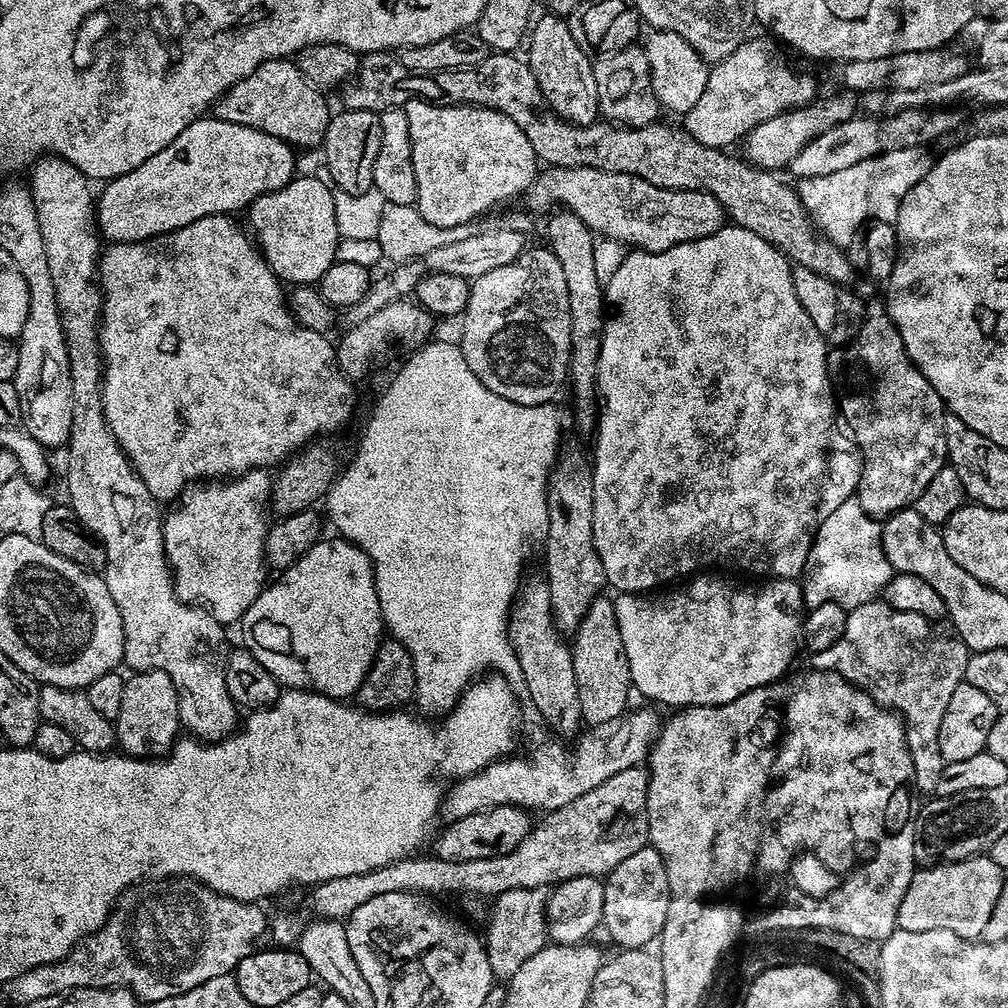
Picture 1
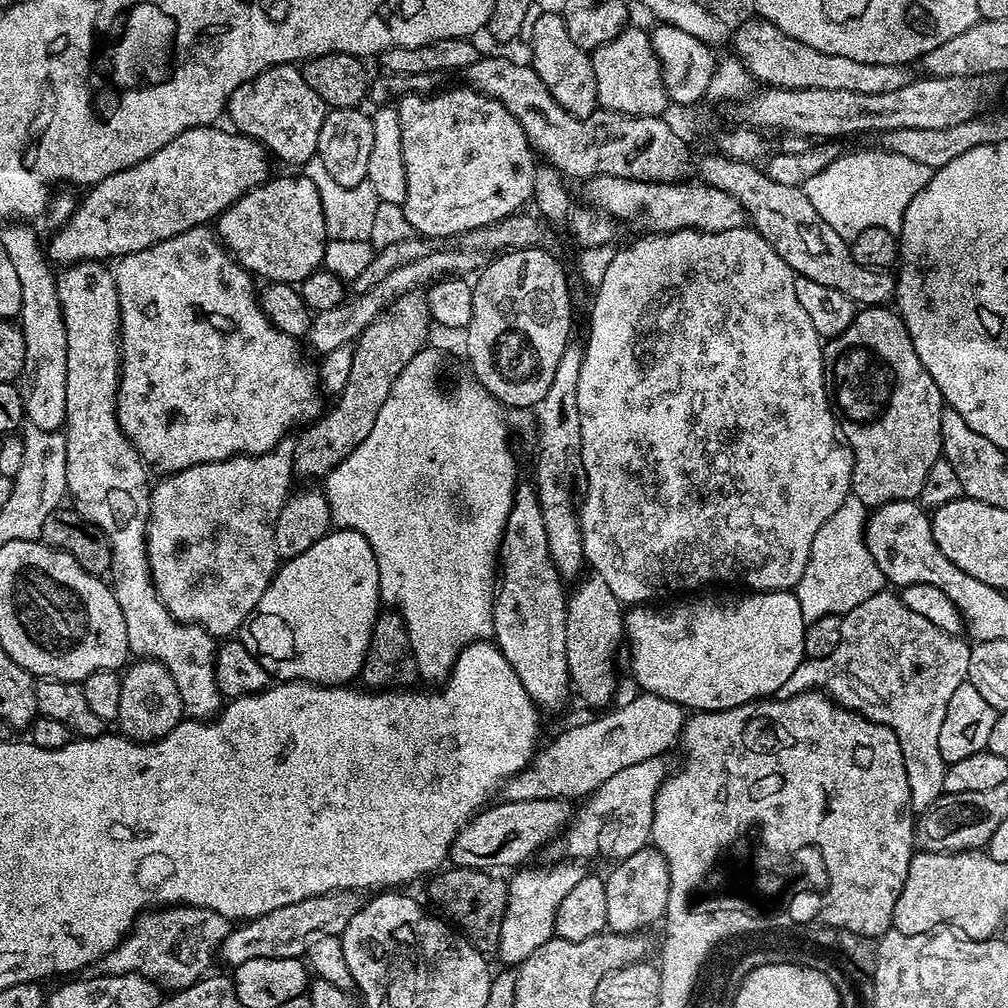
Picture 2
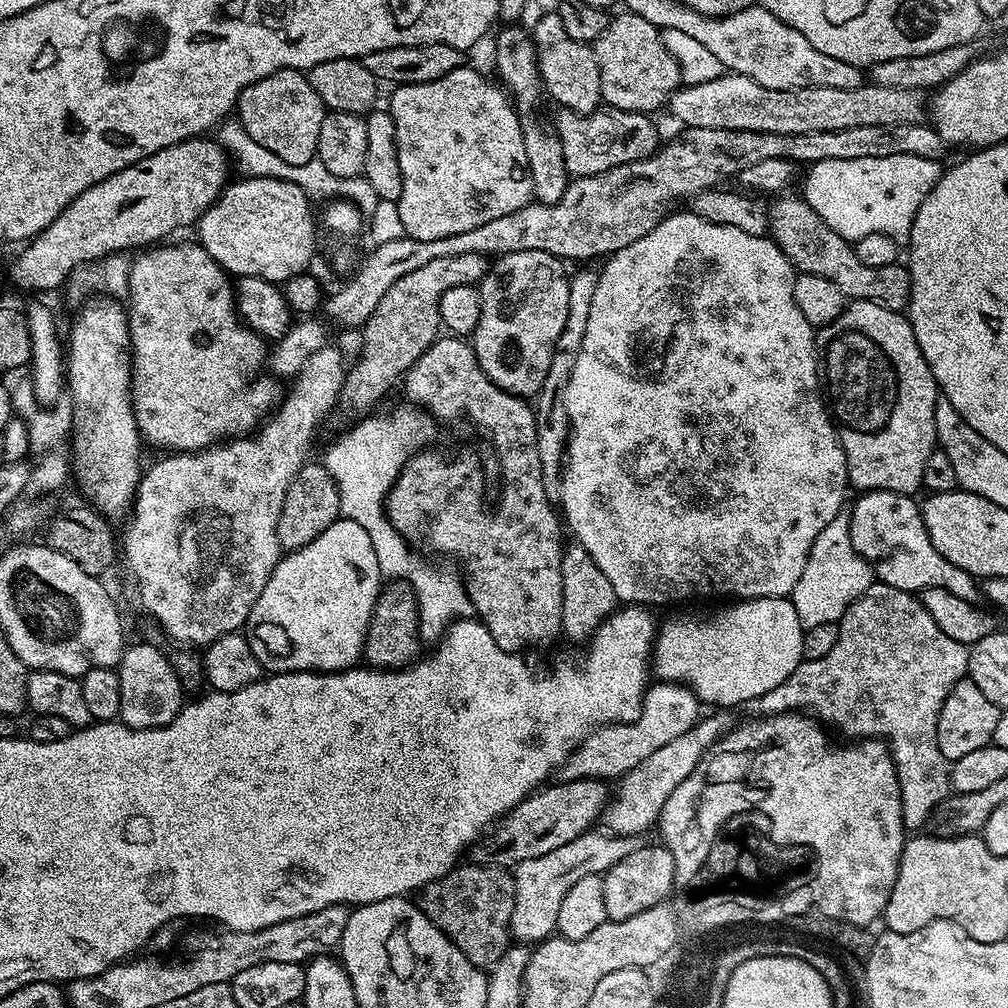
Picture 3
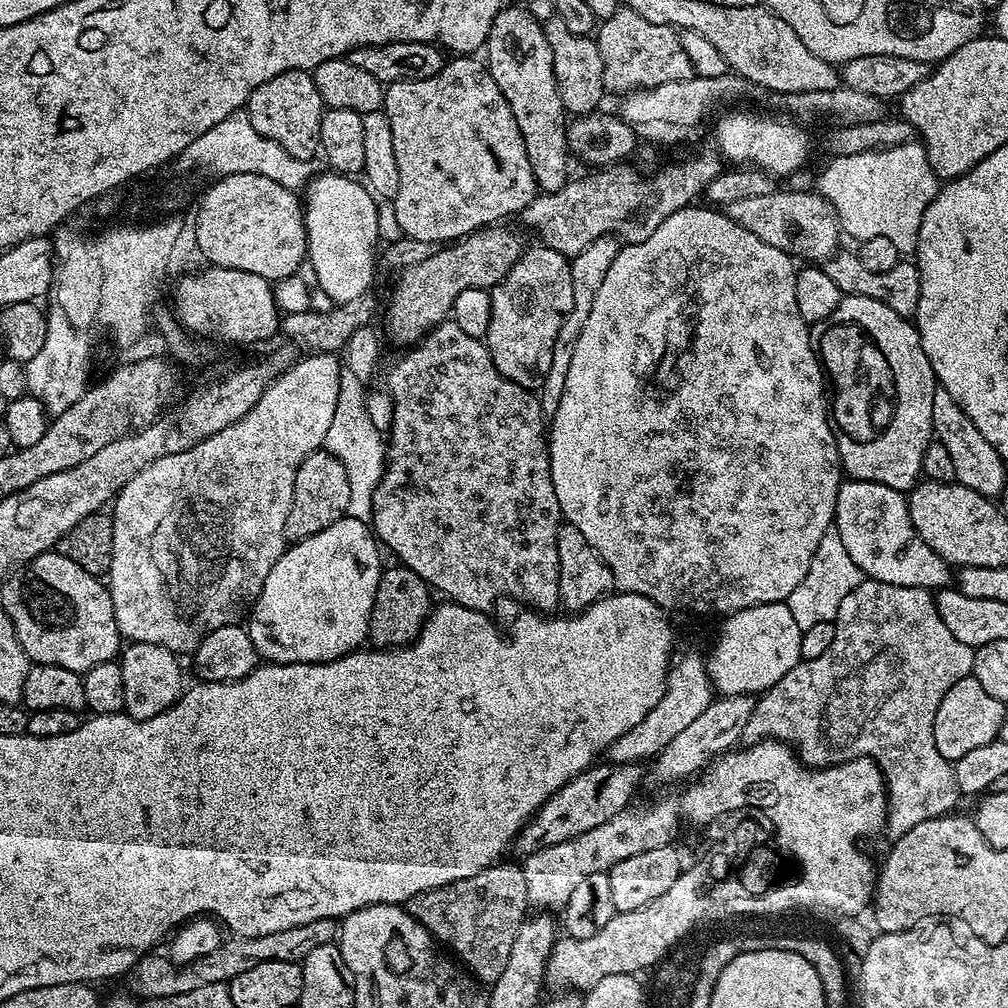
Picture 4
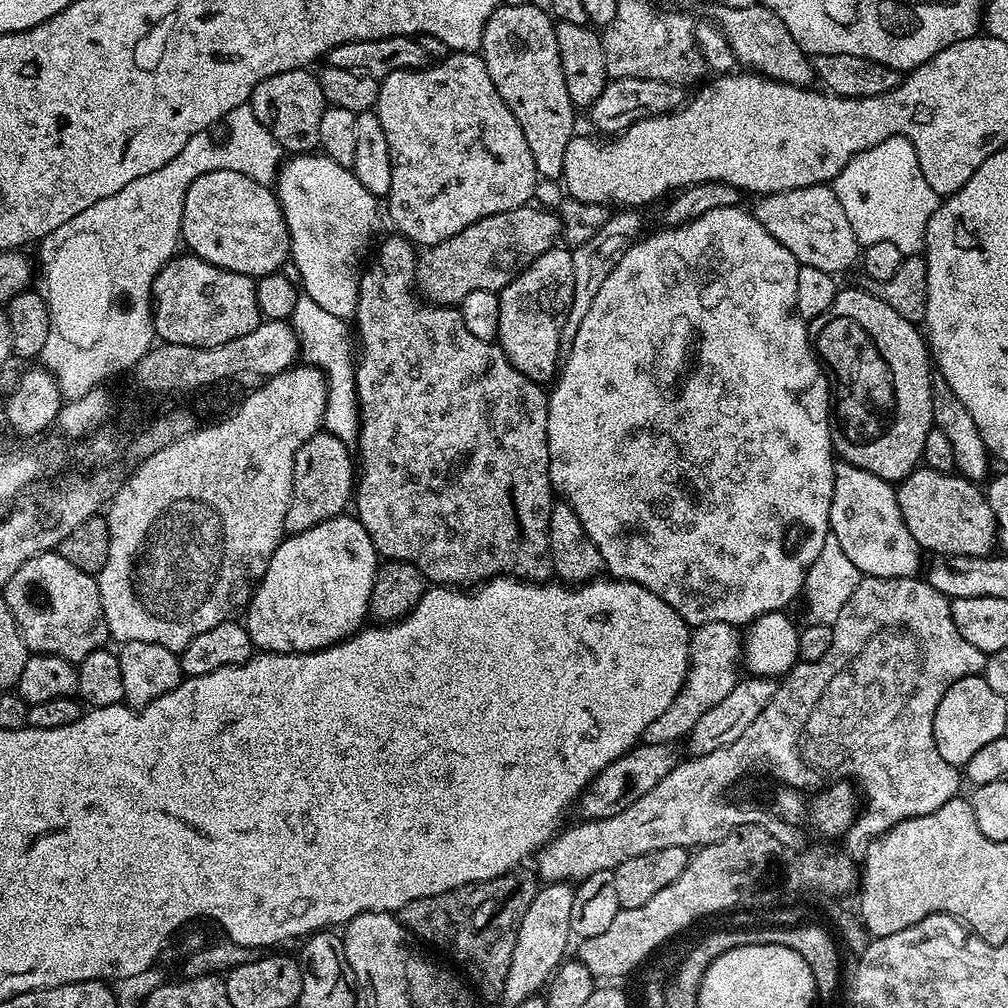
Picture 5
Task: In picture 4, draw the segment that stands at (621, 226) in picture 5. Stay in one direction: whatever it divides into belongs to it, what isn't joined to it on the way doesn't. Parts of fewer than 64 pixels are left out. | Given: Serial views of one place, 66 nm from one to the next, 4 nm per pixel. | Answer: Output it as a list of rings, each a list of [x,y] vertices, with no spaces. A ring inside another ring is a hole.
[[[603,236],[586,246],[582,254],[571,257],[570,286],[574,289],[574,306],[570,306],[570,314],[566,314],[566,322],[562,322],[562,330],[558,330],[558,338],[554,338],[554,358],[550,358],[550,374],[546,374],[544,385],[538,390],[540,405],[545,417],[551,418],[558,410],[558,402],[562,402],[562,390],[566,386],[566,374],[570,370],[570,358],[574,358],[574,346],[578,342],[578,334],[582,334],[582,326],[586,326],[586,318],[590,318],[590,306],[594,306],[594,294],[601,288],[610,265],[618,258],[621,241],[617,237]]]

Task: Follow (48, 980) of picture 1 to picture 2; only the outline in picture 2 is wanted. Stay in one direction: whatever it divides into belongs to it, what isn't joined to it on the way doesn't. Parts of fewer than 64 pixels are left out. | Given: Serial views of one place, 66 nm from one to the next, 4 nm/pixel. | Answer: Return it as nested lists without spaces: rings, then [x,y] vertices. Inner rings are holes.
[[[164,906],[136,917],[120,944],[104,955],[103,971],[109,976],[133,972],[155,980],[164,990],[183,990],[209,975],[212,963],[230,931],[230,922],[209,908]]]

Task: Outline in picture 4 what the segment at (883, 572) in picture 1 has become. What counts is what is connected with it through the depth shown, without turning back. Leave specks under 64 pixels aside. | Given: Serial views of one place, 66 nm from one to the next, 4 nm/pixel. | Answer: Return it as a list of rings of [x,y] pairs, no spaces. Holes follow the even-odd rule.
[[[834,530],[825,532],[822,542],[818,542],[818,550],[814,550],[806,578],[802,578],[802,582],[798,582],[798,586],[794,586],[794,590],[788,595],[786,603],[790,614],[794,614],[794,622],[798,622],[803,630],[820,622],[835,621],[842,602],[846,602],[846,594],[858,587],[861,579],[861,570],[854,566],[854,558],[850,558],[842,538]]]

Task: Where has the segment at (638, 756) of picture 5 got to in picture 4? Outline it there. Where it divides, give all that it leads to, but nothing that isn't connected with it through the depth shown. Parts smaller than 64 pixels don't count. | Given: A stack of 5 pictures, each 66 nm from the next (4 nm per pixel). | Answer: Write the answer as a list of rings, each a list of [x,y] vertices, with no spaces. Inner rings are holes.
[[[600,763],[579,772],[570,782],[562,785],[517,832],[514,848],[520,851],[521,857],[534,854],[546,846],[558,846],[558,842],[566,842],[570,838],[578,838],[578,834],[586,834],[586,830],[594,830],[594,826],[610,822],[633,803],[631,800],[635,798],[640,783],[646,780],[645,769],[643,772],[640,764]]]

